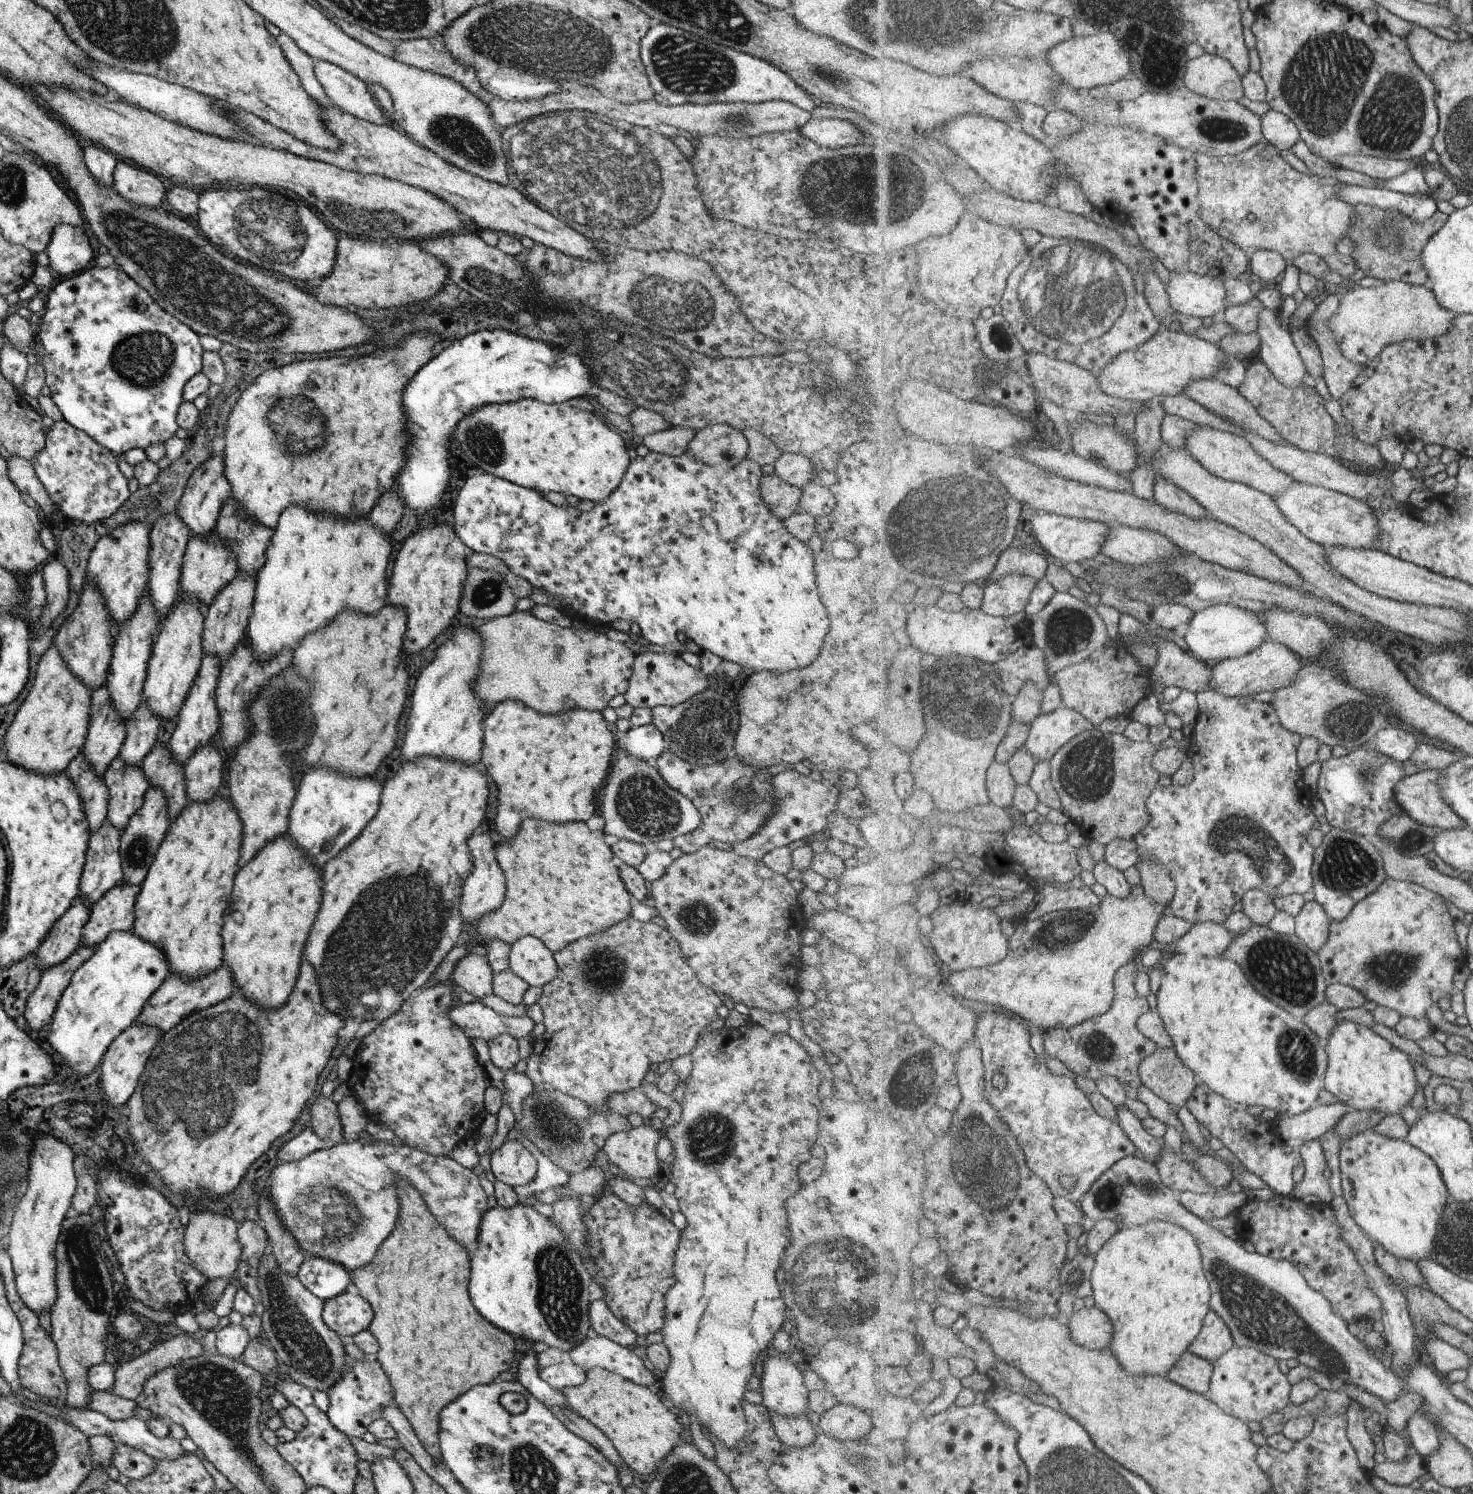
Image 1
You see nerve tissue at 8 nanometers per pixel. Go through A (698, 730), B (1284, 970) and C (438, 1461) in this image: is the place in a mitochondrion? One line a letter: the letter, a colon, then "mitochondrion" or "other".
A: mitochondrion
B: mitochondrion
C: other

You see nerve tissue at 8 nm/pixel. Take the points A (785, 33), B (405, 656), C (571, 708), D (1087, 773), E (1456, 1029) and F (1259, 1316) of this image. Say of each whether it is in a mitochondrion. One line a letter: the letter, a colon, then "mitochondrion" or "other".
A: other
B: other
C: other
D: mitochondrion
E: other
F: mitochondrion

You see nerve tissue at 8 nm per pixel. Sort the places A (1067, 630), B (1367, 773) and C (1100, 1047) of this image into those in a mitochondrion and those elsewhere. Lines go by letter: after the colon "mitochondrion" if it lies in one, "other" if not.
A: mitochondrion
B: mitochondrion
C: mitochondrion

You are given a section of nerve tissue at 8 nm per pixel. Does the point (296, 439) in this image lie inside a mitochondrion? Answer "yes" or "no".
yes

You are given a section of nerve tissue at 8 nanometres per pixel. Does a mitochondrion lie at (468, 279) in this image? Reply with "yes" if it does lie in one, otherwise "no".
no

